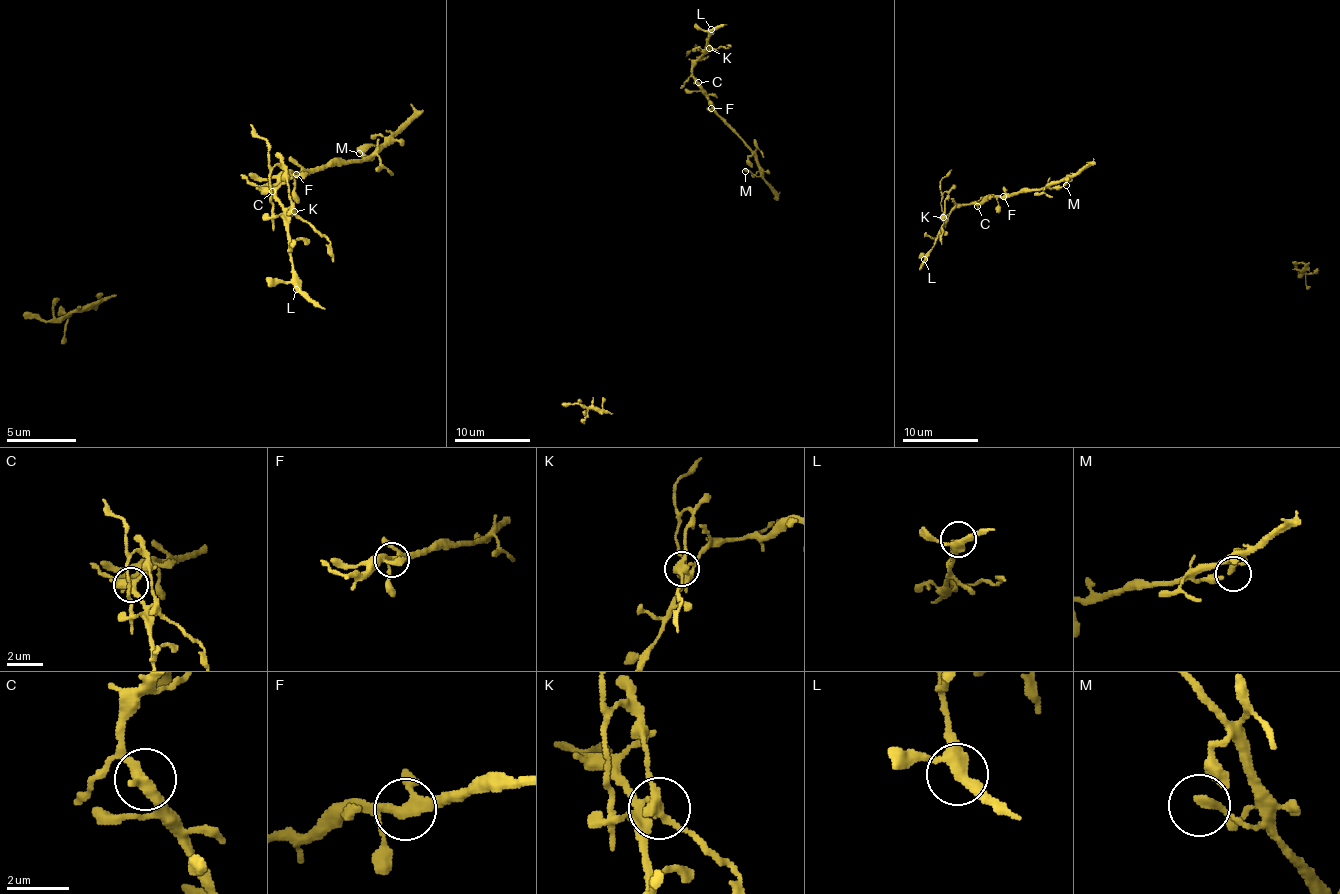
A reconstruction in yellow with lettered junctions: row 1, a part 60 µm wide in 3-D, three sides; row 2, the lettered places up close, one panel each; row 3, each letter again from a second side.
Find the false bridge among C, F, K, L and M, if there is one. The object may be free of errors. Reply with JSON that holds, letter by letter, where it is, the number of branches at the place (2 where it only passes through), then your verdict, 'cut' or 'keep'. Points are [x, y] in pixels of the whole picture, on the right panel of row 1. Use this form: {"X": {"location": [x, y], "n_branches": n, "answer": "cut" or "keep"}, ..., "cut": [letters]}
{"C": {"location": [977, 206], "n_branches": 3, "answer": "keep"}, "F": {"location": [1003, 196], "n_branches": 4, "answer": "keep"}, "K": {"location": [943, 217], "n_branches": 4, "answer": "cut"}, "L": {"location": [924, 259], "n_branches": 3, "answer": "keep"}, "M": {"location": [1066, 185], "n_branches": 1, "answer": "keep"}, "cut": ["K"]}

